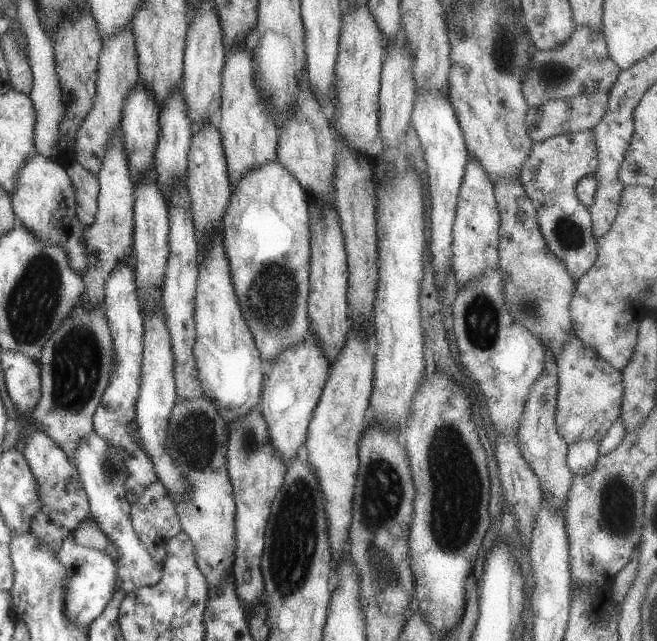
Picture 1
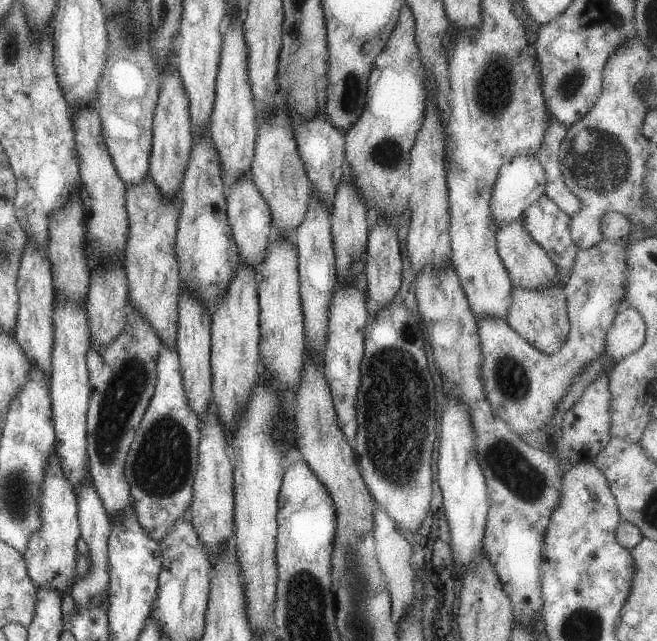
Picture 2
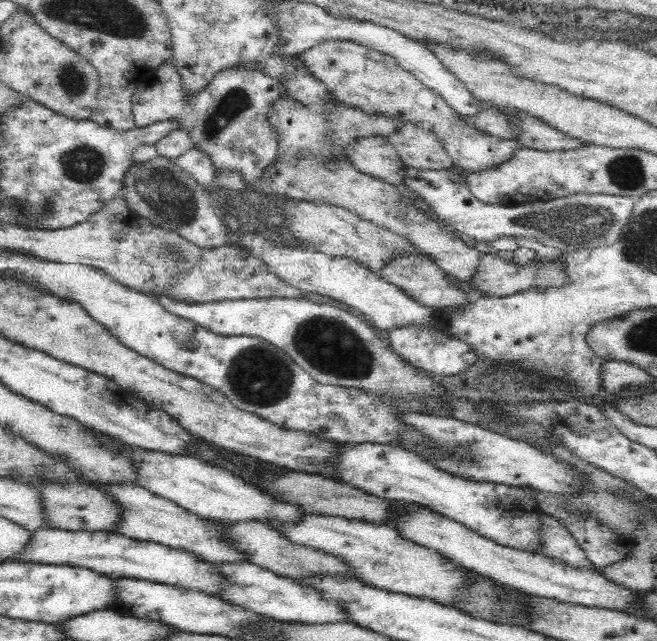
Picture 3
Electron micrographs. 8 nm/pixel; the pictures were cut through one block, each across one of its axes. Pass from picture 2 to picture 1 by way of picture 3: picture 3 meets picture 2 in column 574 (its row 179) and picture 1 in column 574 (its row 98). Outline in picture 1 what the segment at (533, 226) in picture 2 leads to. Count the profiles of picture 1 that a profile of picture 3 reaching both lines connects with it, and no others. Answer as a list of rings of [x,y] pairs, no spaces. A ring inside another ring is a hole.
[[[587,129],[533,141],[518,174],[520,185],[535,207],[547,248],[561,260],[575,281],[595,262],[597,240],[592,235],[589,211],[576,197],[574,188],[581,177],[594,173],[597,165],[596,140],[592,130]]]

